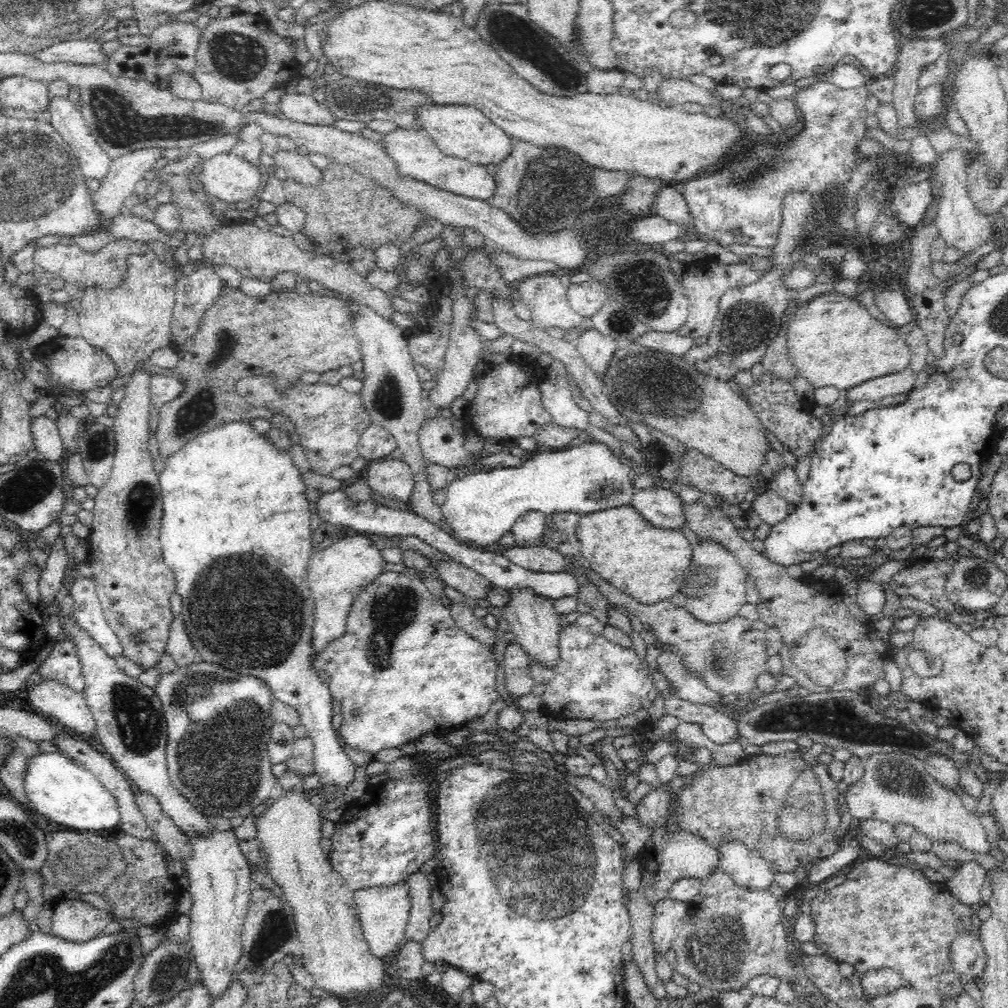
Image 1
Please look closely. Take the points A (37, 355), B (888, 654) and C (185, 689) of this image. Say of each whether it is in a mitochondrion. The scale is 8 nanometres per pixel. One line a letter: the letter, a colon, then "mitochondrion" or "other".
A: other
B: other
C: mitochondrion

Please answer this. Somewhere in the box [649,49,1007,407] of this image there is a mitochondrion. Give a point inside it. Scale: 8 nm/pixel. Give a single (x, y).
(754, 167)

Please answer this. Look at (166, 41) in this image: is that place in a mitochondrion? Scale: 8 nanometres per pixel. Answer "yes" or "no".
no

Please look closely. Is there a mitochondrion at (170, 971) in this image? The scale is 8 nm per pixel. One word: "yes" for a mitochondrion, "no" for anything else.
yes

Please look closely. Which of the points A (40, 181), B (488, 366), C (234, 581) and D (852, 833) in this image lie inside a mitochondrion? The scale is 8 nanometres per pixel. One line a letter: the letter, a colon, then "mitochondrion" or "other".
A: mitochondrion
B: other
C: mitochondrion
D: other

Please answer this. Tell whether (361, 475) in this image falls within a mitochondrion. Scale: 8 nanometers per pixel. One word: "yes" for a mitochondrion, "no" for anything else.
no

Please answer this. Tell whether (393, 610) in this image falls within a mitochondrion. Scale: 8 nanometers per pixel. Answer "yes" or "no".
yes

